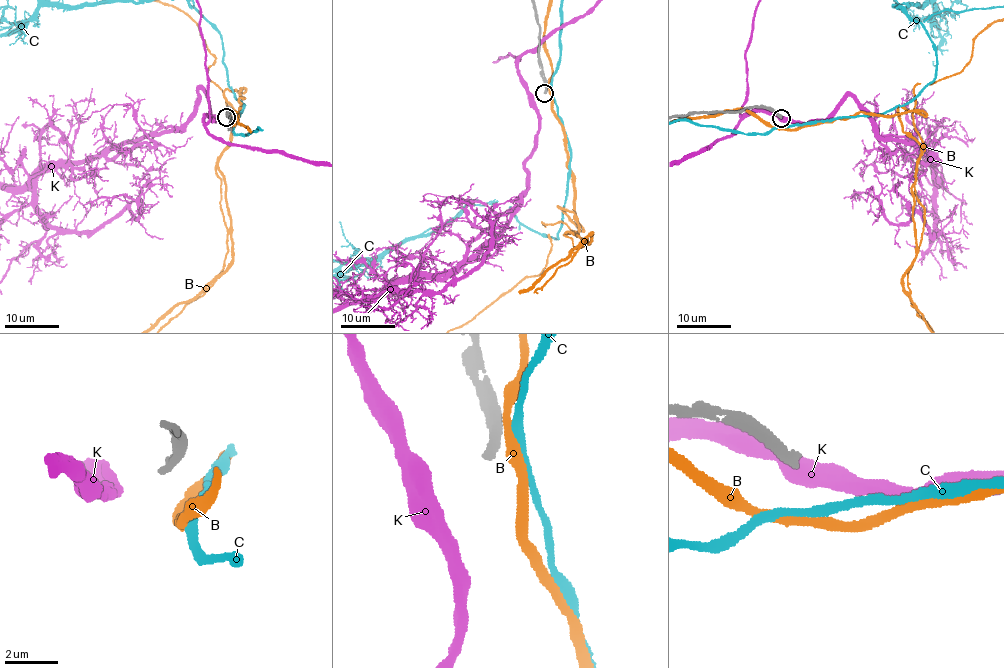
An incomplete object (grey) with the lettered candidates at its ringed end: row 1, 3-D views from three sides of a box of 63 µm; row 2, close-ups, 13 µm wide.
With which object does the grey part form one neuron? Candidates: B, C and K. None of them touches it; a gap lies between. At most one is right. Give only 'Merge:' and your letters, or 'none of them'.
Merge: none of them

